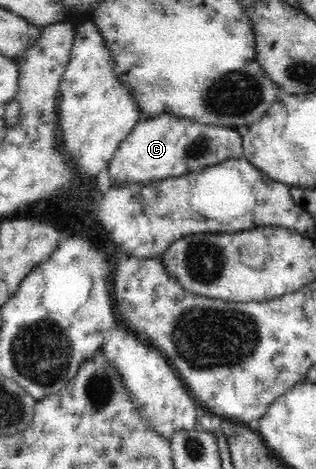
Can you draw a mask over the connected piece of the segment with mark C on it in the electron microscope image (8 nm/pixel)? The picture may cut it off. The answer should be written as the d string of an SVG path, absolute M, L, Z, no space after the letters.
M168 112L141 119L118 145L113 158L109 161L109 175L112 185L122 186L146 182L158 183L169 177L180 177L188 172L200 172L200 169L217 165L228 159L243 157L243 139L236 128L226 125L202 125Z

